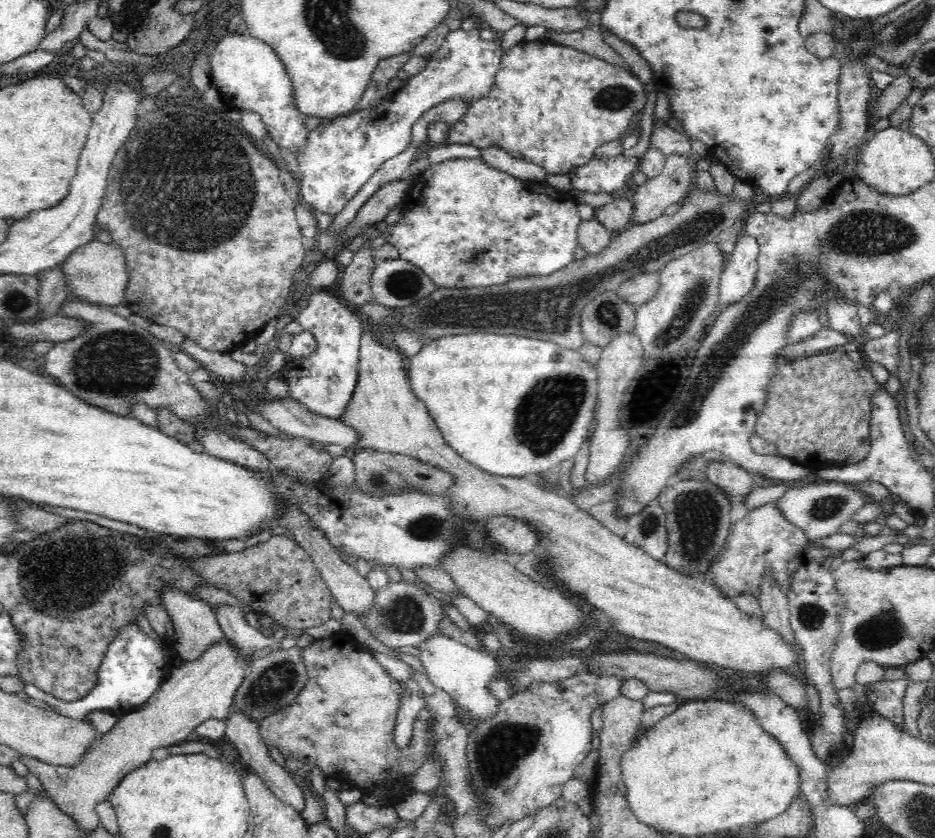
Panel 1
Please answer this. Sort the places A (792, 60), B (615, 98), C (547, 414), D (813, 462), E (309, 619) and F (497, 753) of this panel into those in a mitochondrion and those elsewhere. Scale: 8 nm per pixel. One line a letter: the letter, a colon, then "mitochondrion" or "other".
A: other
B: mitochondrion
C: mitochondrion
D: other
E: other
F: mitochondrion

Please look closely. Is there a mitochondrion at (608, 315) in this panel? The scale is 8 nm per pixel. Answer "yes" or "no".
yes

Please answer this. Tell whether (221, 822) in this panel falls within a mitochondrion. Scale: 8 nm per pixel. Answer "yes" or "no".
no

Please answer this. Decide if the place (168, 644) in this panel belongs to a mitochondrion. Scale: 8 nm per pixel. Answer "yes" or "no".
no

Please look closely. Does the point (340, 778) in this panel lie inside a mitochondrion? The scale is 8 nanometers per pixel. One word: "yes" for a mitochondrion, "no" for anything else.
no

